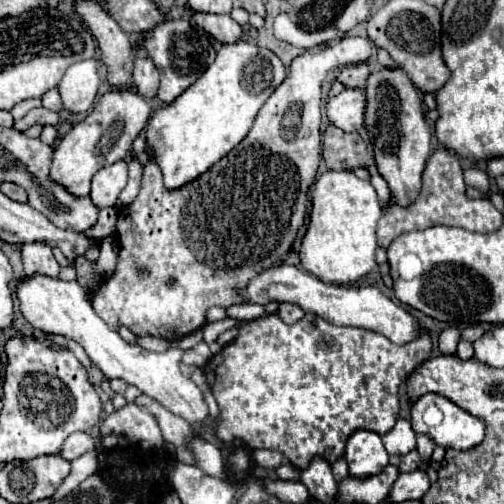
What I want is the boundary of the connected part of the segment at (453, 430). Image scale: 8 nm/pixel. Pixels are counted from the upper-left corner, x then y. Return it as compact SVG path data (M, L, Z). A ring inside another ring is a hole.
M424 394L416 404L412 404L412 428L416 432L428 434L438 446L442 446L442 448L454 448L454 450L472 450L486 436L486 424L480 418L468 414L466 410L462 410L460 406L456 406L454 402L450 402L444 396L438 396L438 394ZM432 408L436 408L438 412L442 412L442 420L434 422L430 418L430 410Z

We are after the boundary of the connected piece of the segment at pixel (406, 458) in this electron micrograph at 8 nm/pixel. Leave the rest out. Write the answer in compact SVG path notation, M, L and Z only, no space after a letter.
M412 450L412 452L402 456L402 462L400 462L398 468L400 468L400 472L412 472L412 470L420 468L420 464L422 464L422 458L418 456L416 450Z

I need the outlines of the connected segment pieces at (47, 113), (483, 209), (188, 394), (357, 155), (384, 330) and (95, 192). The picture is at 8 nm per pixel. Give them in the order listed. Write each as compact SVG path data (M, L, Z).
M40 106L40 108L32 108L22 120L16 120L14 122L14 130L24 132L32 124L36 124L36 122L40 122L40 124L46 126L46 124L58 124L58 120L60 120L60 112L52 112L52 110L44 108L44 106Z
M446 148L434 150L432 156L428 158L422 174L420 196L412 204L400 206L394 200L394 196L390 196L390 202L386 208L382 208L382 218L378 220L378 246L386 250L396 236L418 228L430 228L434 224L460 226L470 232L490 232L498 230L498 226L502 224L502 212L498 212L490 200L476 200L466 196L466 184L462 178L460 160L454 152Z
M32 276L18 284L18 298L20 298L20 310L24 318L38 330L44 330L48 334L60 334L74 342L78 342L90 360L104 372L106 378L120 378L126 384L136 386L150 398L158 400L164 408L170 412L182 416L192 424L192 428L198 432L198 424L206 420L208 408L202 400L200 388L180 372L180 354L182 350L174 348L168 352L150 352L140 348L138 344L126 342L116 330L112 330L94 310L90 296L82 294L82 288L78 282L64 282L54 280L46 276Z
M328 126L322 144L322 156L332 170L352 170L368 168L372 164L372 154L366 148L366 140L360 134L346 134L336 126Z
M290 264L266 268L256 278L252 278L246 288L238 290L238 294L244 298L244 304L262 304L262 306L266 306L268 302L298 304L304 312L312 312L332 324L374 330L374 332L384 334L386 338L390 338L396 344L406 344L418 336L418 322L404 308L396 306L388 296L384 296L378 288L324 284L316 276L308 274L306 270L300 270Z
M120 160L116 164L104 166L92 178L92 192L90 192L92 202L98 208L114 206L118 194L126 186L126 182L128 182L128 164L126 164L126 160Z

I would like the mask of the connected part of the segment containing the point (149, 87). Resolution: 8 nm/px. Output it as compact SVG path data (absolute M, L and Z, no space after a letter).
M136 48L136 60L134 60L134 84L138 88L138 94L146 98L154 98L160 88L160 78L156 66L148 60L146 52L142 48Z

